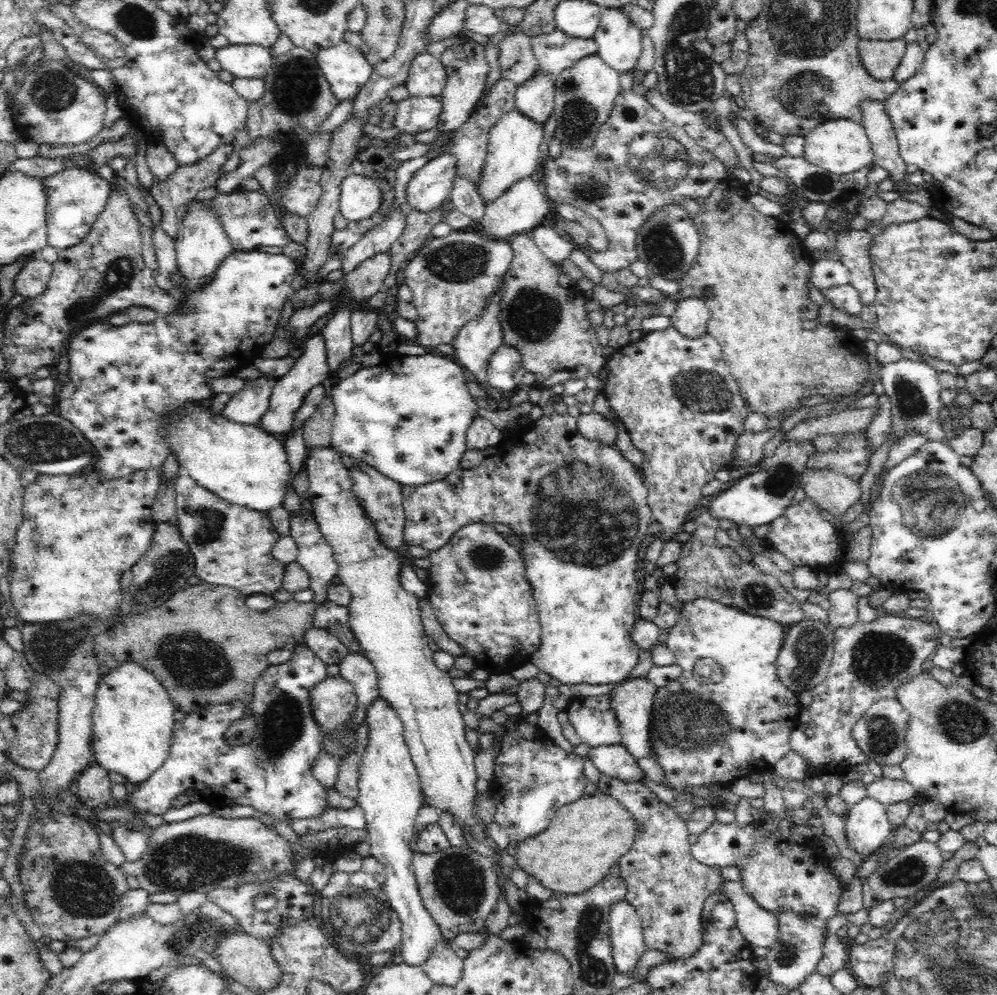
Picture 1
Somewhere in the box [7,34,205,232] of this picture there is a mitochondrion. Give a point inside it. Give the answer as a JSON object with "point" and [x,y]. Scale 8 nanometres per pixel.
{"point":[56,90]}

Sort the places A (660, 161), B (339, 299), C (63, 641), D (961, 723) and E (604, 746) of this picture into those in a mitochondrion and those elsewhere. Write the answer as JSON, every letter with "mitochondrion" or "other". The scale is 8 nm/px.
{"A":"mitochondrion","B":"other","C":"mitochondrion","D":"mitochondrion","E":"other"}

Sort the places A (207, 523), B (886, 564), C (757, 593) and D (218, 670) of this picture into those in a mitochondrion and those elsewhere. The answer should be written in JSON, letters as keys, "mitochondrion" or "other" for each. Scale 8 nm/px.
{"A":"mitochondrion","B":"other","C":"mitochondrion","D":"mitochondrion"}

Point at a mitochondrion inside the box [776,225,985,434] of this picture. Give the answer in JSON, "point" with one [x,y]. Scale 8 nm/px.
{"point":[912,404]}

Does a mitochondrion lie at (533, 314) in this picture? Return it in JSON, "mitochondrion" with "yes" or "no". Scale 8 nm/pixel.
{"mitochondrion":"yes"}

